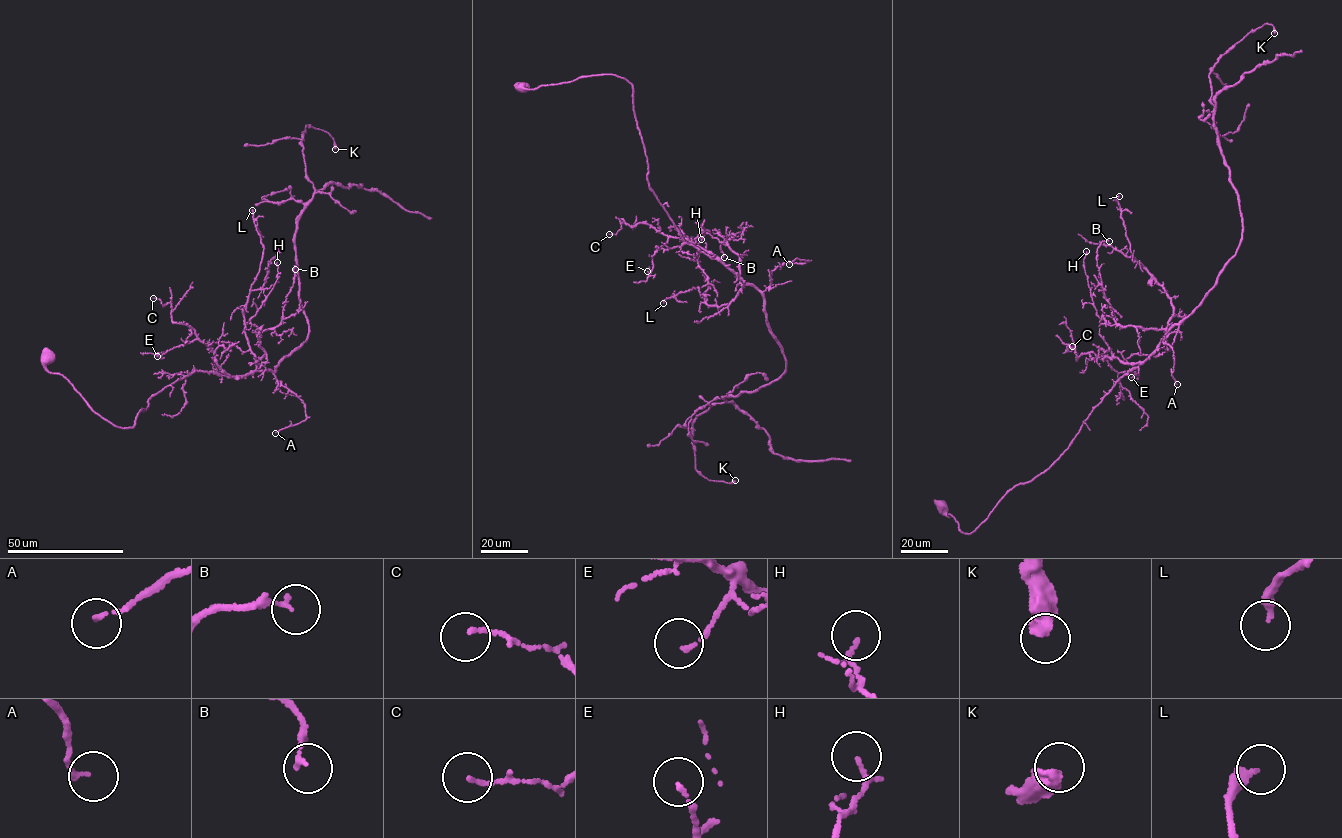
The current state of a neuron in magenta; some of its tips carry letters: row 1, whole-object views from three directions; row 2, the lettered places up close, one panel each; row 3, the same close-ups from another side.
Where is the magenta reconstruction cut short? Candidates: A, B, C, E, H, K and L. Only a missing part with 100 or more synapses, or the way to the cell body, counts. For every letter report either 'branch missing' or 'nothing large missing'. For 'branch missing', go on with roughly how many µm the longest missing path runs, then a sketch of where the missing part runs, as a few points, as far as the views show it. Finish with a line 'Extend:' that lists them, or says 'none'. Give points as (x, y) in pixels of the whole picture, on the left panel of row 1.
A: nothing large missing
B: nothing large missing
C: nothing large missing
E: nothing large missing
H: nothing large missing
K: nothing large missing
L: nothing large missing
Extend: none

